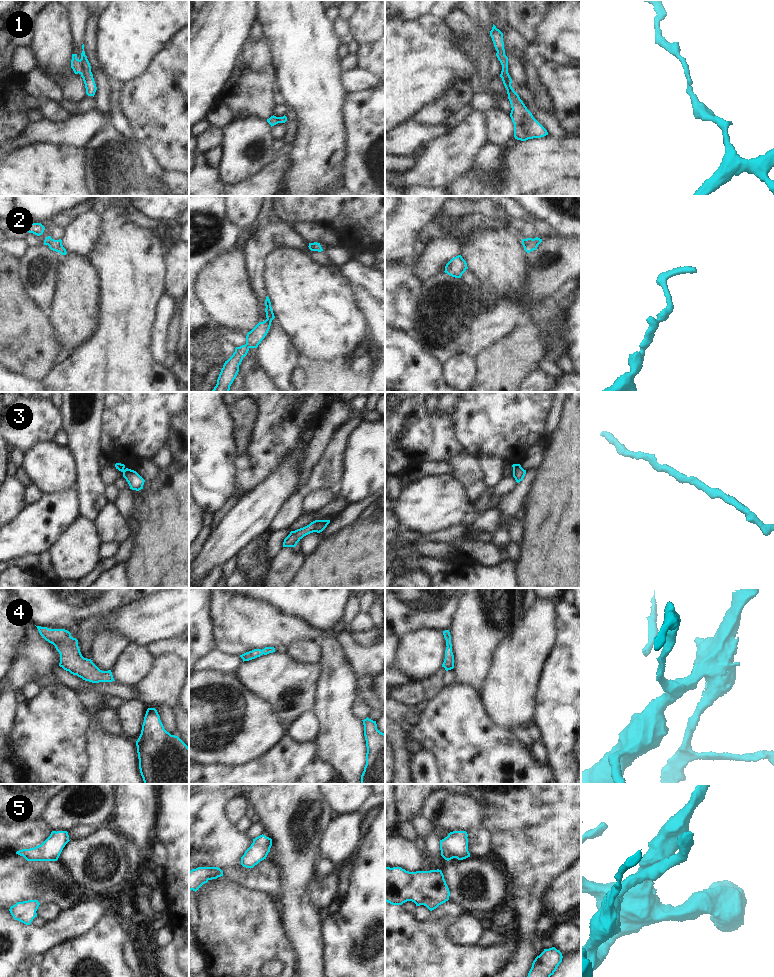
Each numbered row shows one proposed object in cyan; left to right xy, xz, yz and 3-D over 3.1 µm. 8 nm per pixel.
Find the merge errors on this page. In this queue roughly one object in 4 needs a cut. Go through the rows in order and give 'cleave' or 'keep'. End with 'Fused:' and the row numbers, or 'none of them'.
1: keep
2: keep
3: keep
4: keep
5: keep
Fused: none of them

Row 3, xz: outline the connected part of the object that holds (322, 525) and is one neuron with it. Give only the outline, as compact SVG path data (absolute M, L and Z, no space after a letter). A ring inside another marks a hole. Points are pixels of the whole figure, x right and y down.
M315 520L303 528L291 531L284 539L283 547L295 547L304 536L313 532L322 532L329 523L330 520Z

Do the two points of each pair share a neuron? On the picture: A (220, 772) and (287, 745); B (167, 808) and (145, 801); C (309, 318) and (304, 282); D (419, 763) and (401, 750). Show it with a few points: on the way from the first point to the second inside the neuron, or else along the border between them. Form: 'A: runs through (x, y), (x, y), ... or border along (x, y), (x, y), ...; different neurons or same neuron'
A: runs through (238, 773), (264, 773), (274, 763); same neuron
B: border along (157, 815), (155, 828); different neurons
C: runs through (309, 309), (309, 301), (304, 295), (304, 291); same neuron
D: border along (412, 755), (410, 773); different neurons

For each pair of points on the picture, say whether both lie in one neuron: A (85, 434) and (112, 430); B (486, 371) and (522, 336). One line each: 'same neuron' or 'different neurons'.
A: different neurons
B: same neuron

